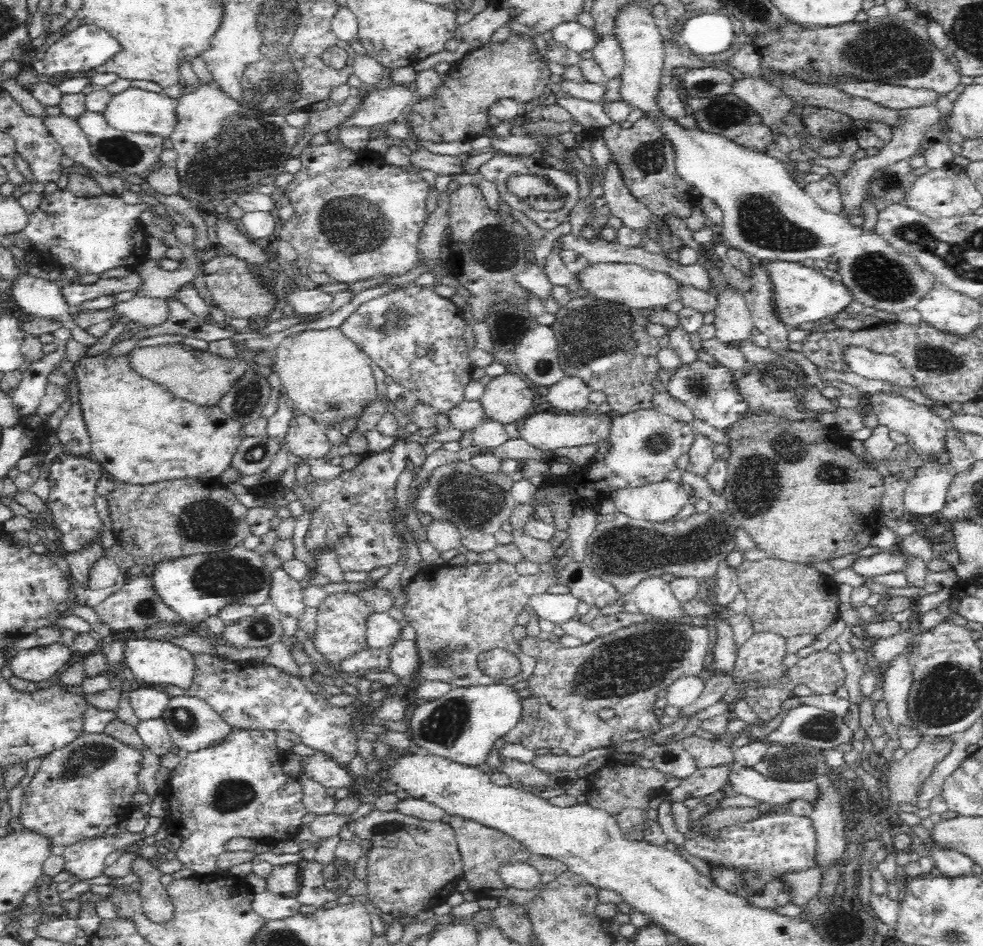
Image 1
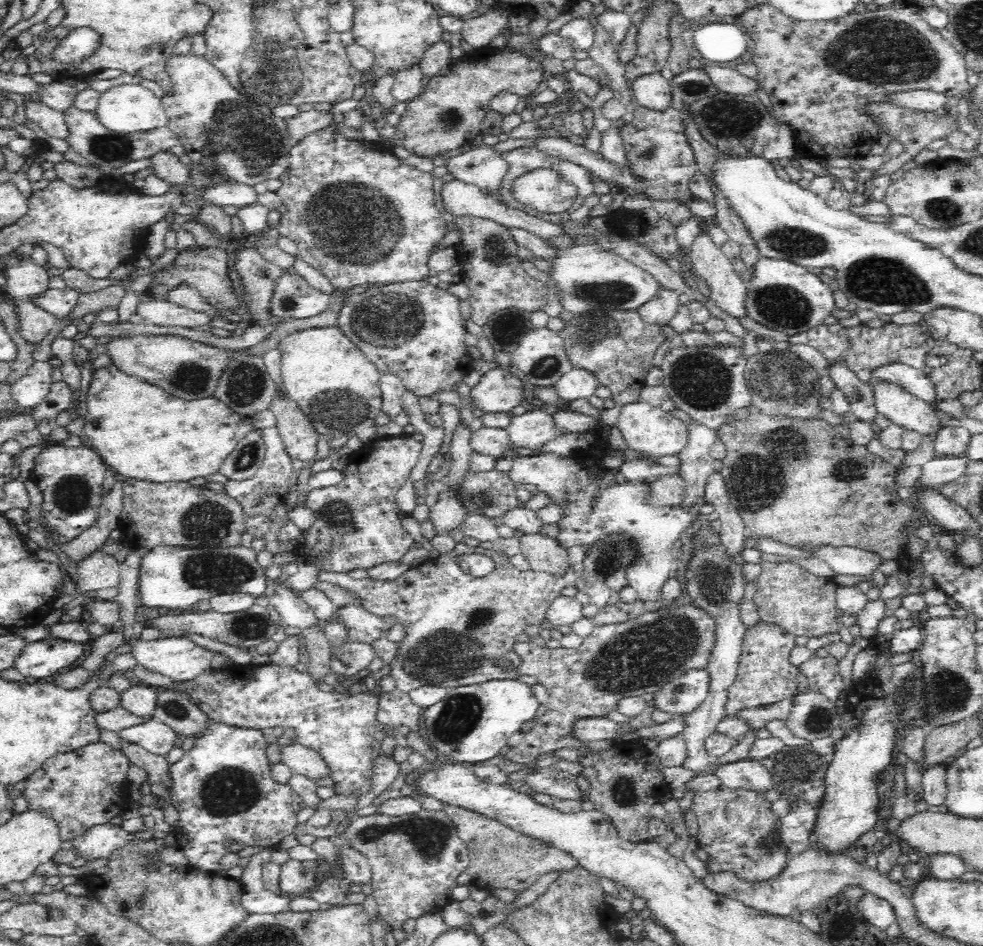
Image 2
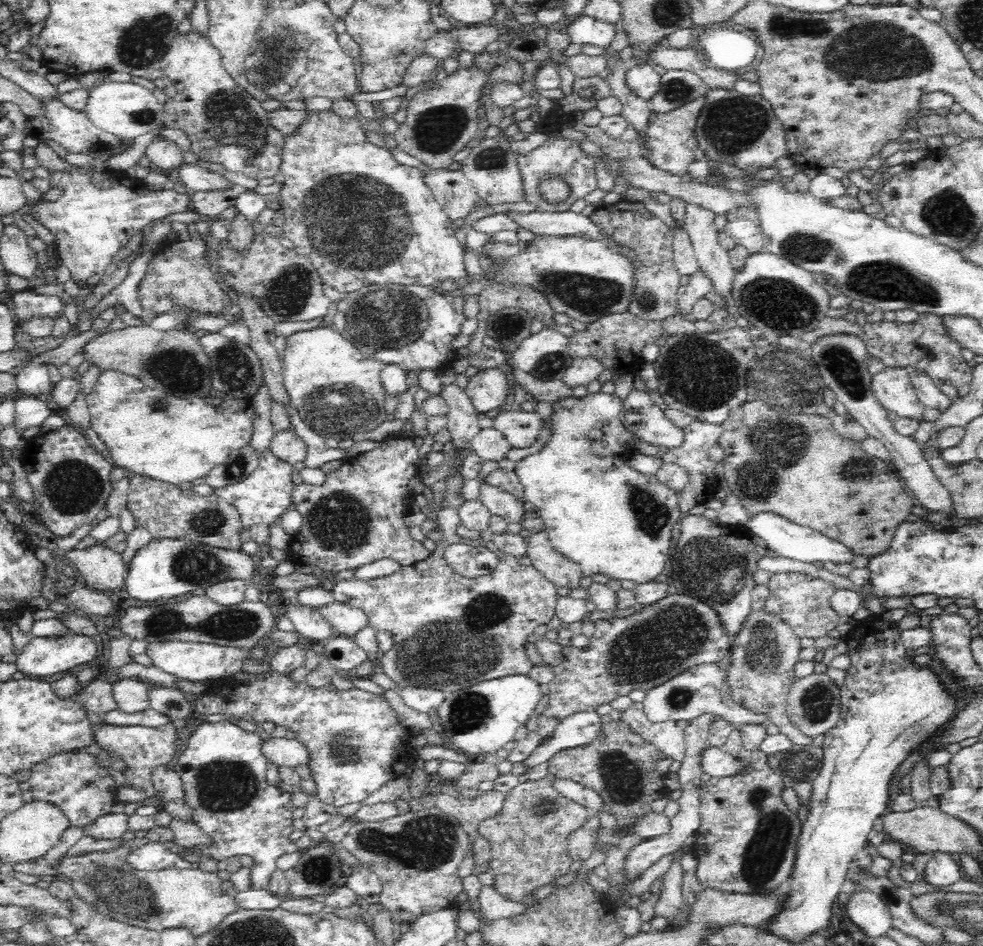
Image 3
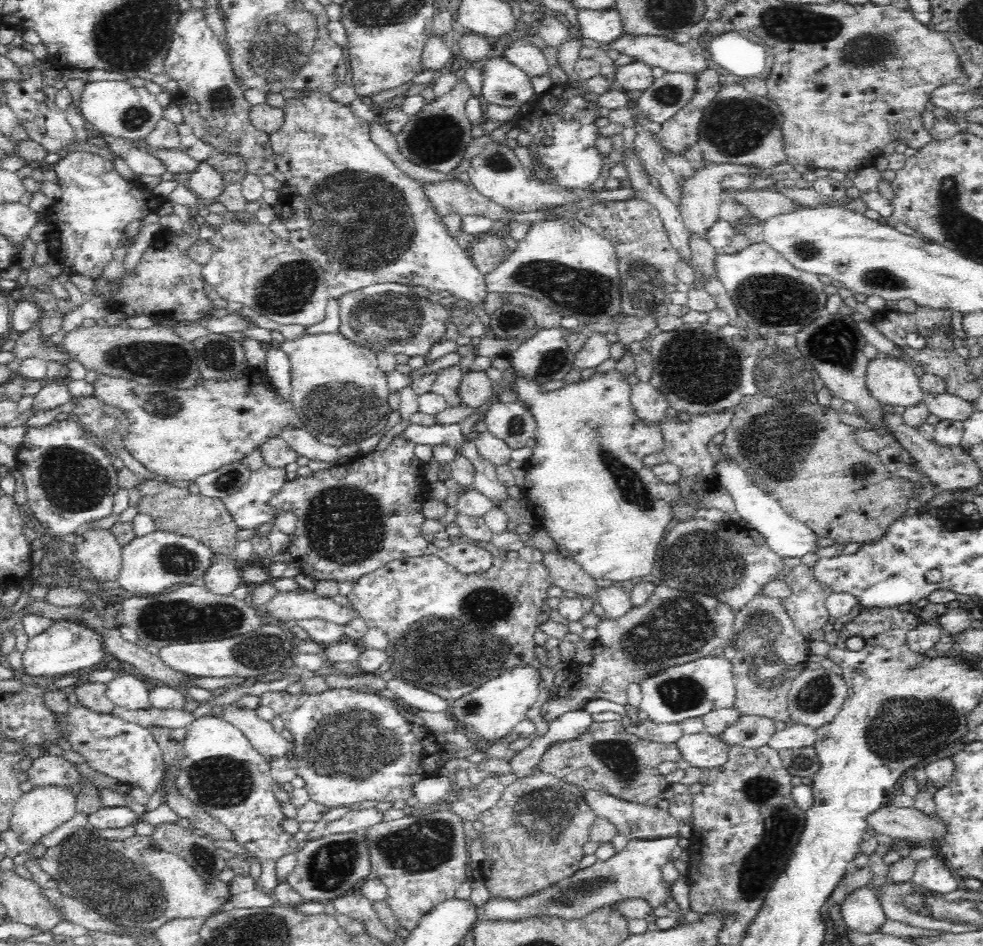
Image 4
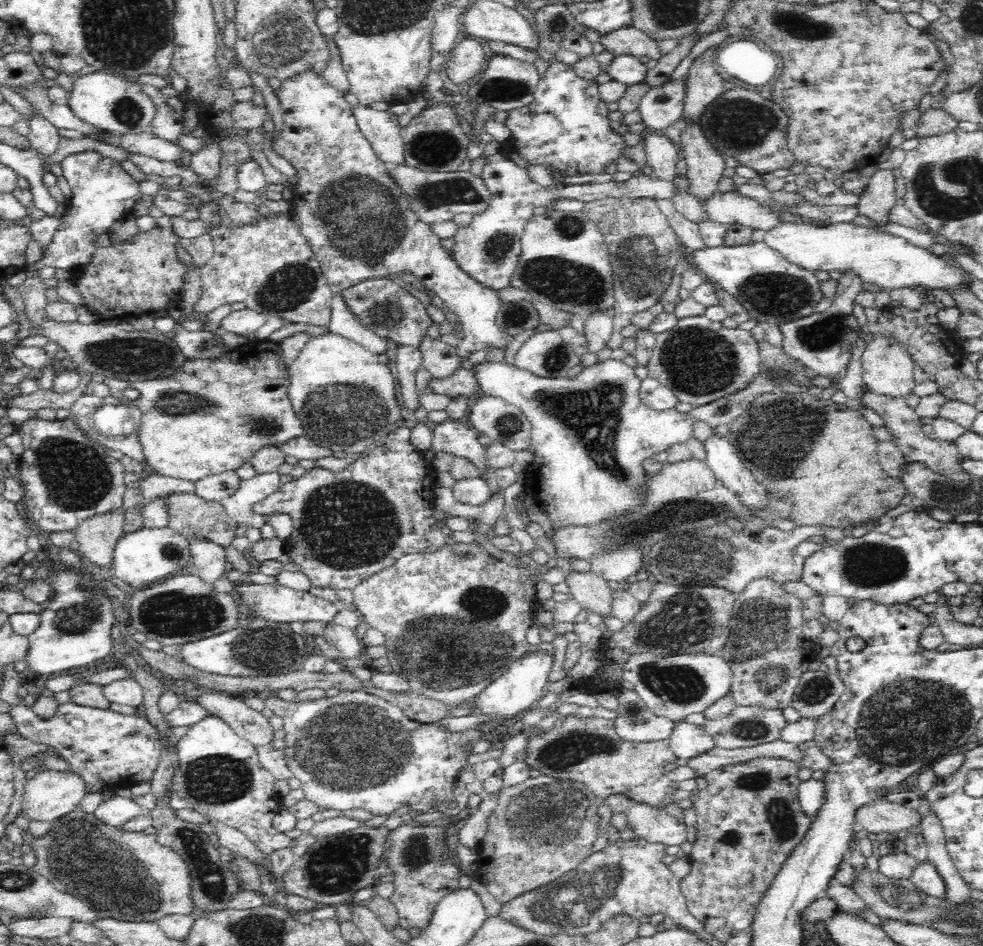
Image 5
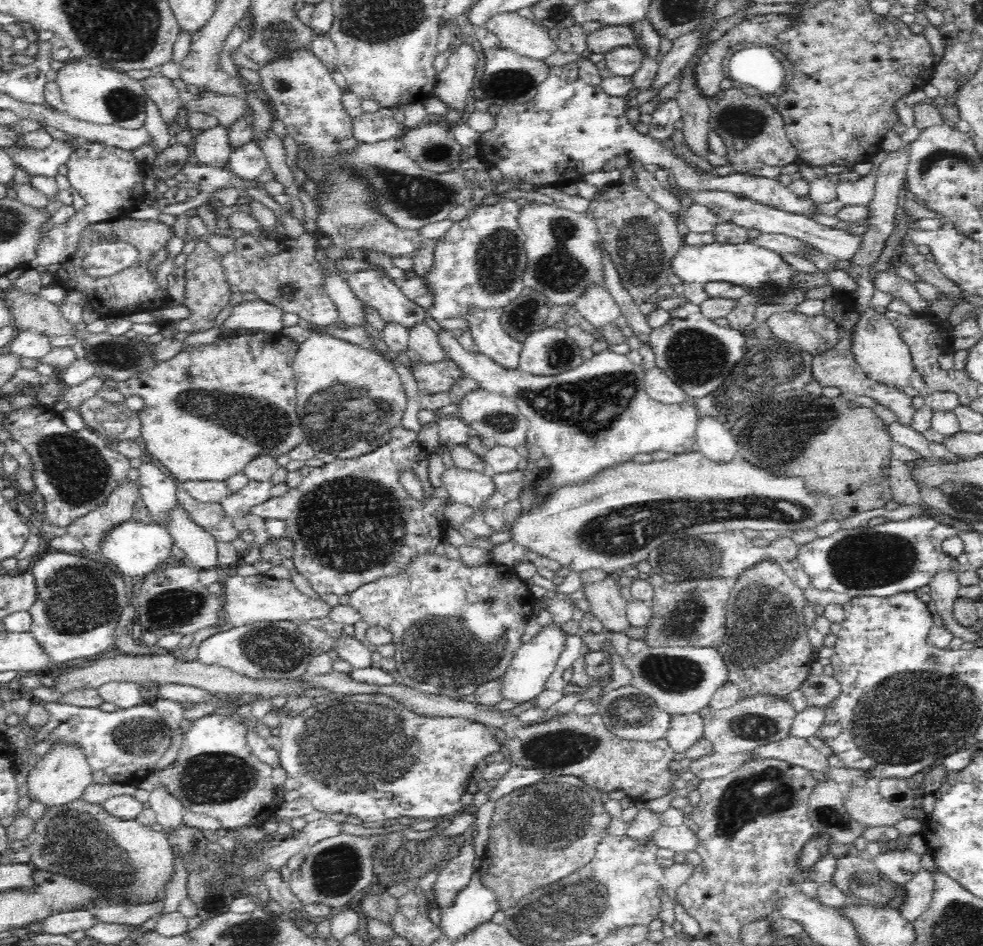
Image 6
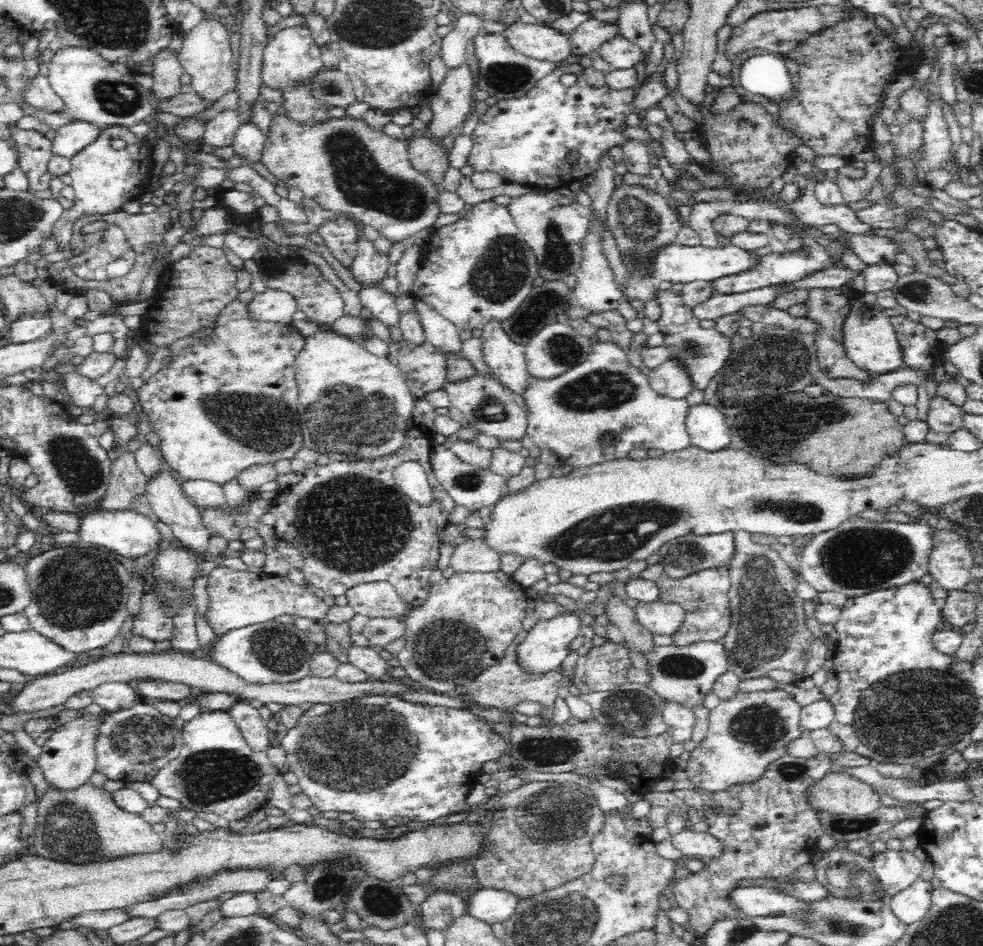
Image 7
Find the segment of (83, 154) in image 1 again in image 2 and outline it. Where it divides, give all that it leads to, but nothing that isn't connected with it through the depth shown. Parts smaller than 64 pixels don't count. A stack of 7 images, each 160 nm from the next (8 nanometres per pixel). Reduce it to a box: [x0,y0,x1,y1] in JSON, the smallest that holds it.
[25,100,70,140]

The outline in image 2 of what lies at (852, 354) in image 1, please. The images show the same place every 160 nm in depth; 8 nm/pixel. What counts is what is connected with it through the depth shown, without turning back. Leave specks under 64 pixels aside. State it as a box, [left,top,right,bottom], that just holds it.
[870,362,936,403]

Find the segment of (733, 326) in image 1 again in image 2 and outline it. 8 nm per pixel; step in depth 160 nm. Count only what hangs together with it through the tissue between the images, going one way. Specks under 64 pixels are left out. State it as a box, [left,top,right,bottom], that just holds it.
[689,230,748,320]

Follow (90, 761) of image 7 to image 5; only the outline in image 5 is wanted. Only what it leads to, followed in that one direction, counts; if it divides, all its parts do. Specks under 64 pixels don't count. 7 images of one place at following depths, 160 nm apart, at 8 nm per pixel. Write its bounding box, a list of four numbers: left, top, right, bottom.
[20,770,87,824]

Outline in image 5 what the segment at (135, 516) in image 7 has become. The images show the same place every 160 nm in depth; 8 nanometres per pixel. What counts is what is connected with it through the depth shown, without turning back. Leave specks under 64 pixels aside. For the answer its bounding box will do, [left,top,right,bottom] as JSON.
[112,526,192,588]

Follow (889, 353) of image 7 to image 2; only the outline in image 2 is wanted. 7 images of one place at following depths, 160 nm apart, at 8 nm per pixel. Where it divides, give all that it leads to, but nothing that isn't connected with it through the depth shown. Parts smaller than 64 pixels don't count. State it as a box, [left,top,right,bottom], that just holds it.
[874,382,943,439]

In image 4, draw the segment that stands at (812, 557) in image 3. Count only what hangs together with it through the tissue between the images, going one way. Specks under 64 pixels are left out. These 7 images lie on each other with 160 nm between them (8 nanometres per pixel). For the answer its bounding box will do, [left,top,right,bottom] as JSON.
[716,458,818,558]

